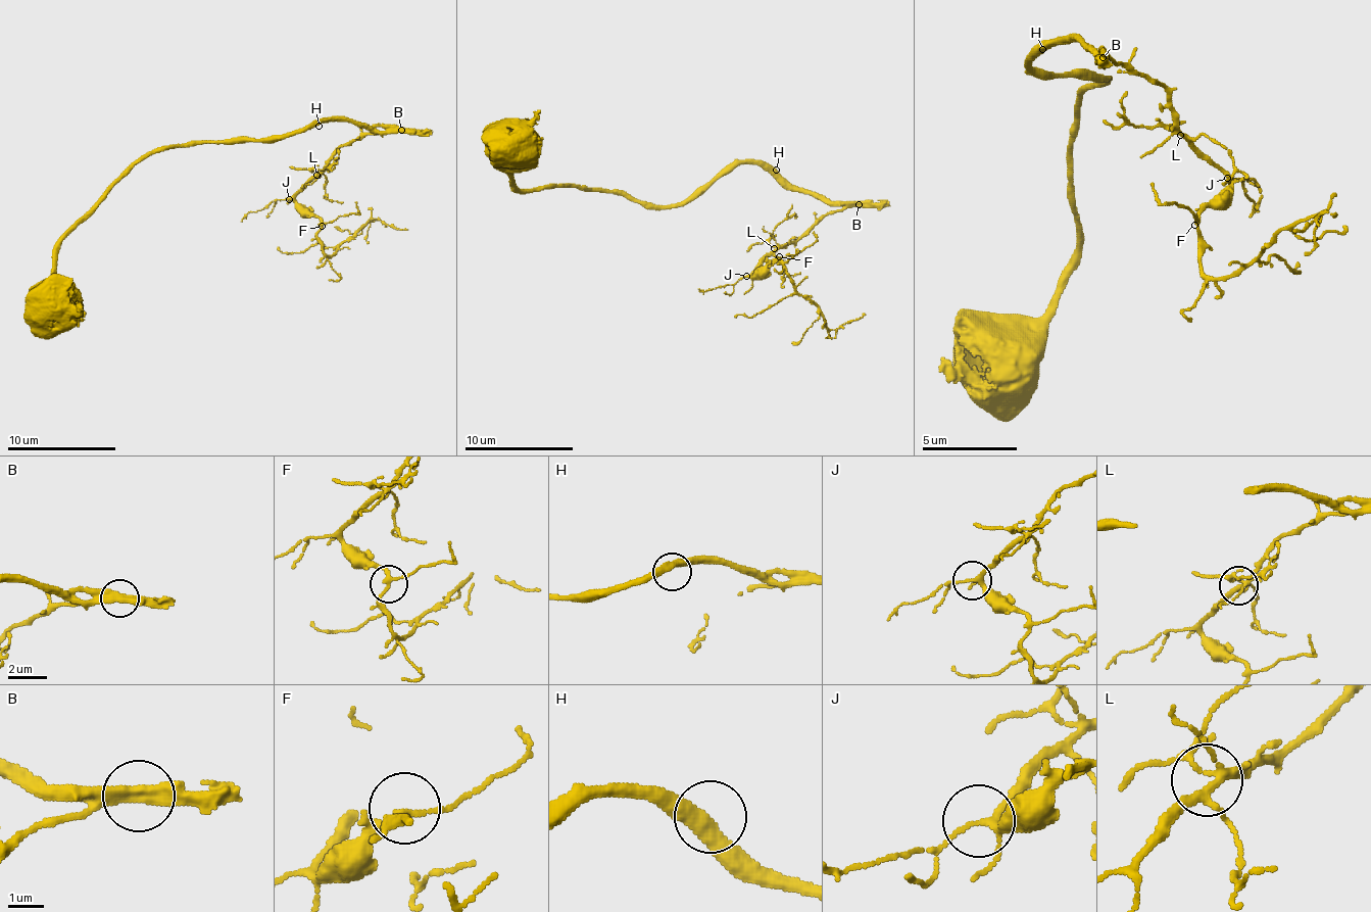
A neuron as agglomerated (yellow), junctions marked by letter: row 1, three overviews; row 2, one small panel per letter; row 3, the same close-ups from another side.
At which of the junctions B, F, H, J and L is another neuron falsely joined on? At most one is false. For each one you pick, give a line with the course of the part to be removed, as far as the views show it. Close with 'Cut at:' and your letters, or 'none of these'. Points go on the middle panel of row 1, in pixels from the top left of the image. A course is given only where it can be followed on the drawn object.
B: (858, 205), (820, 216), (751, 276), (774, 259), (784, 265), (792, 287), (831, 330), (866, 314)
Cut at: B

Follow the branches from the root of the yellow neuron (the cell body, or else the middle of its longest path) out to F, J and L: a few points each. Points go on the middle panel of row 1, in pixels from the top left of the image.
F: (771, 175), (823, 194), (841, 207), (820, 216), (795, 240), (779, 246), (751, 276), (760, 276), (779, 256)
J: (771, 175), (779, 175), (792, 186), (823, 194), (841, 207), (820, 216), (795, 240), (779, 246), (746, 276)
L: (771, 175), (779, 175), (792, 186), (823, 194), (841, 207), (820, 216), (795, 240), (774, 248)

